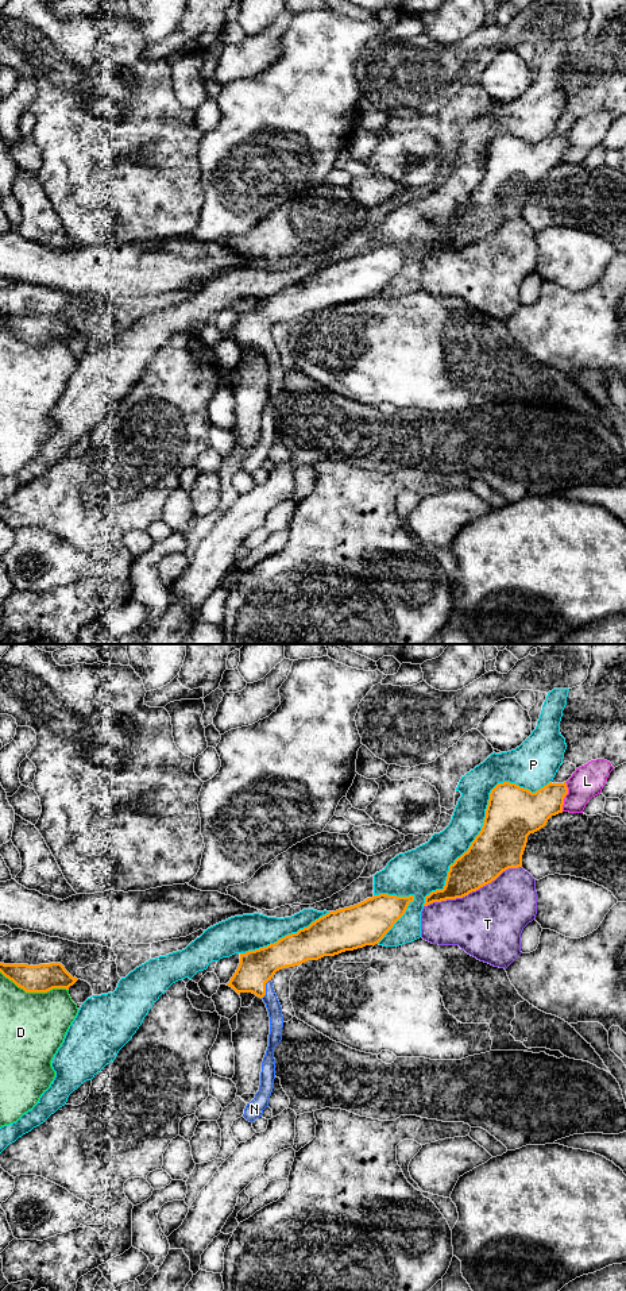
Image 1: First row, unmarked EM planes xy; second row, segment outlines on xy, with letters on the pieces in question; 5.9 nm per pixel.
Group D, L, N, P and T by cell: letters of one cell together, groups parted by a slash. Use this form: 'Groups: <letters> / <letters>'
Groups: D / L T / N / P

